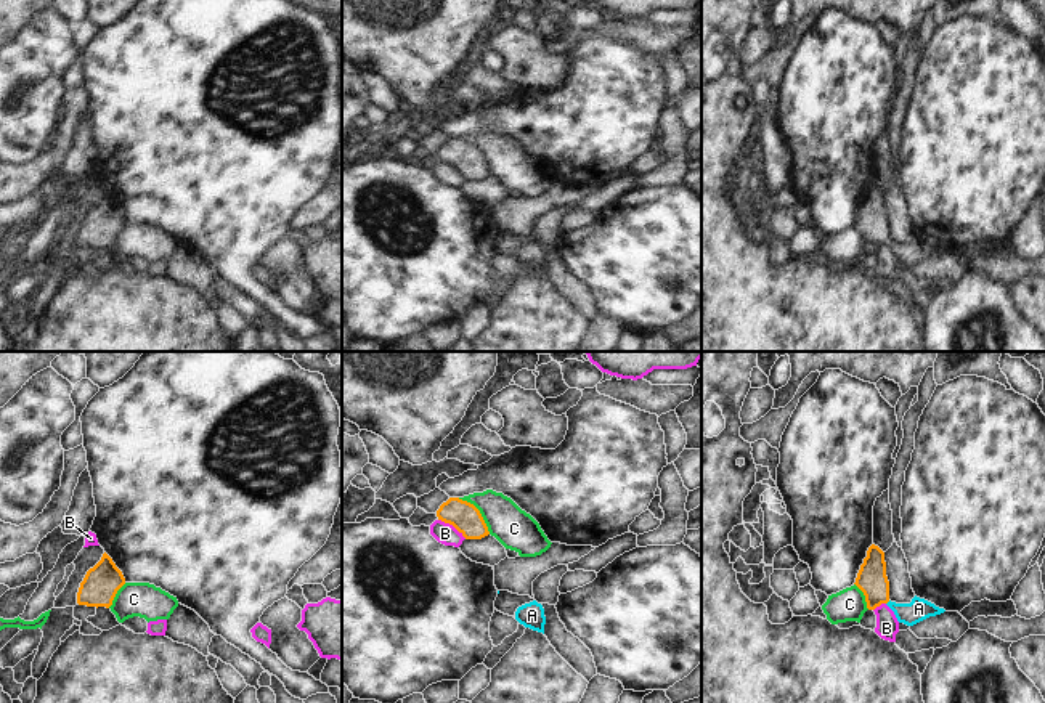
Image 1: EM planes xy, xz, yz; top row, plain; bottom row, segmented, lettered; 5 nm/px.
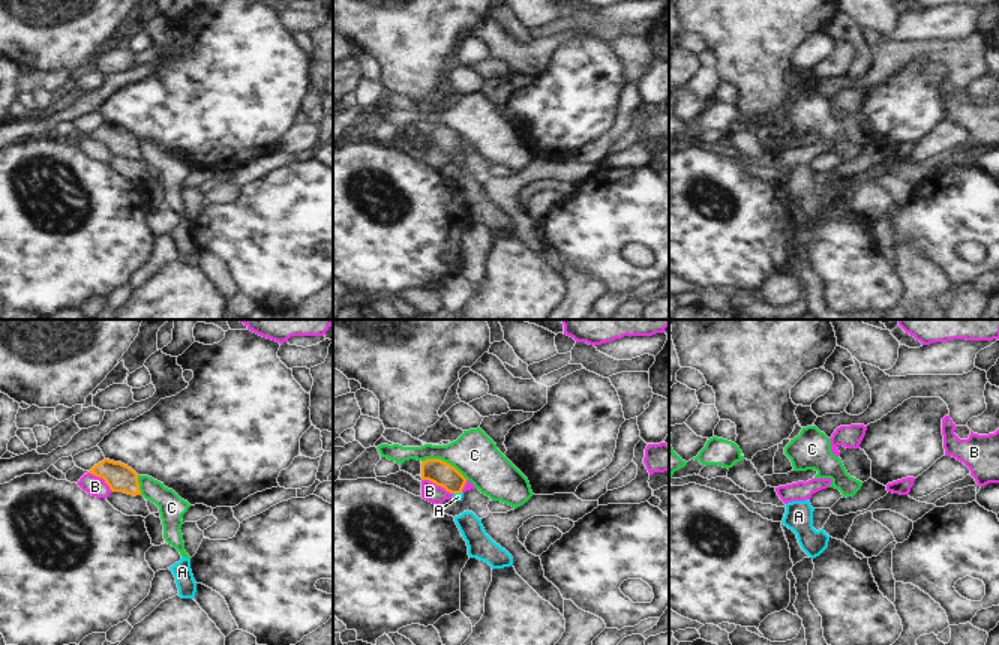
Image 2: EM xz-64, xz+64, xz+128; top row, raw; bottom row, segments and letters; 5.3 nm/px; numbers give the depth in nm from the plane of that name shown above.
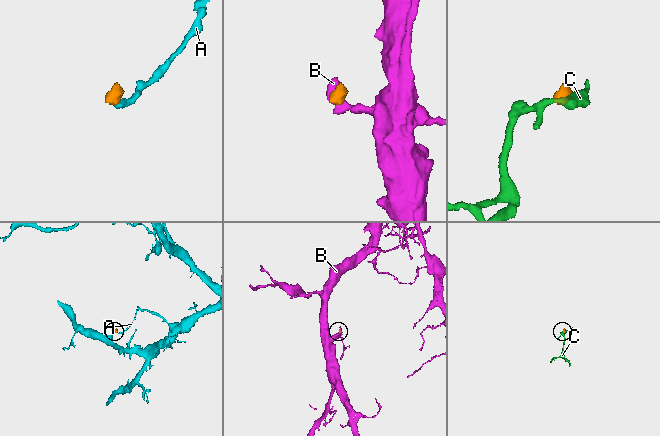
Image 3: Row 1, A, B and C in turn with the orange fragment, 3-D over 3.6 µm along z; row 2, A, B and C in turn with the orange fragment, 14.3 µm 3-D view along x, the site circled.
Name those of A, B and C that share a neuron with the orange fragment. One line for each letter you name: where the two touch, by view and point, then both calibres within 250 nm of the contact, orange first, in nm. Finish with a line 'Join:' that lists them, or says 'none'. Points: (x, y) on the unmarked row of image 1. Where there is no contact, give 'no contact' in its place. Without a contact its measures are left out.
A: no contact
Join: A

